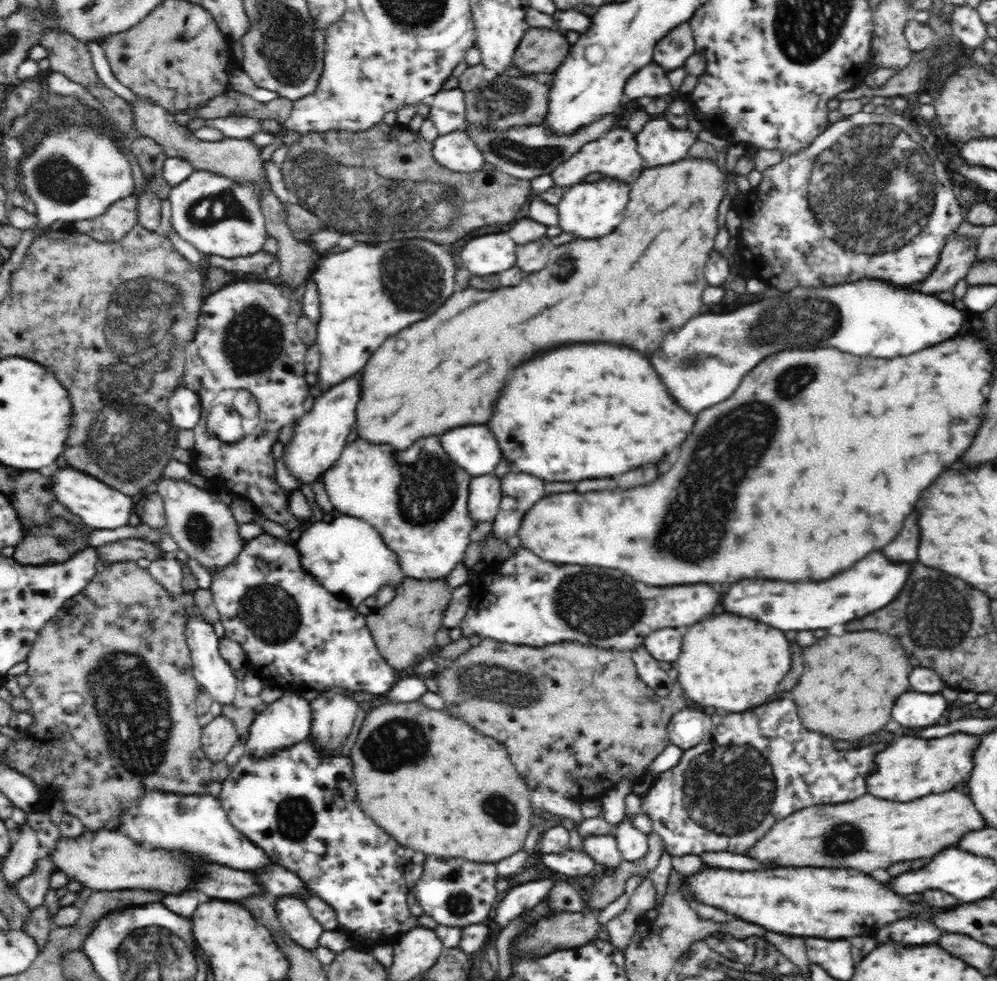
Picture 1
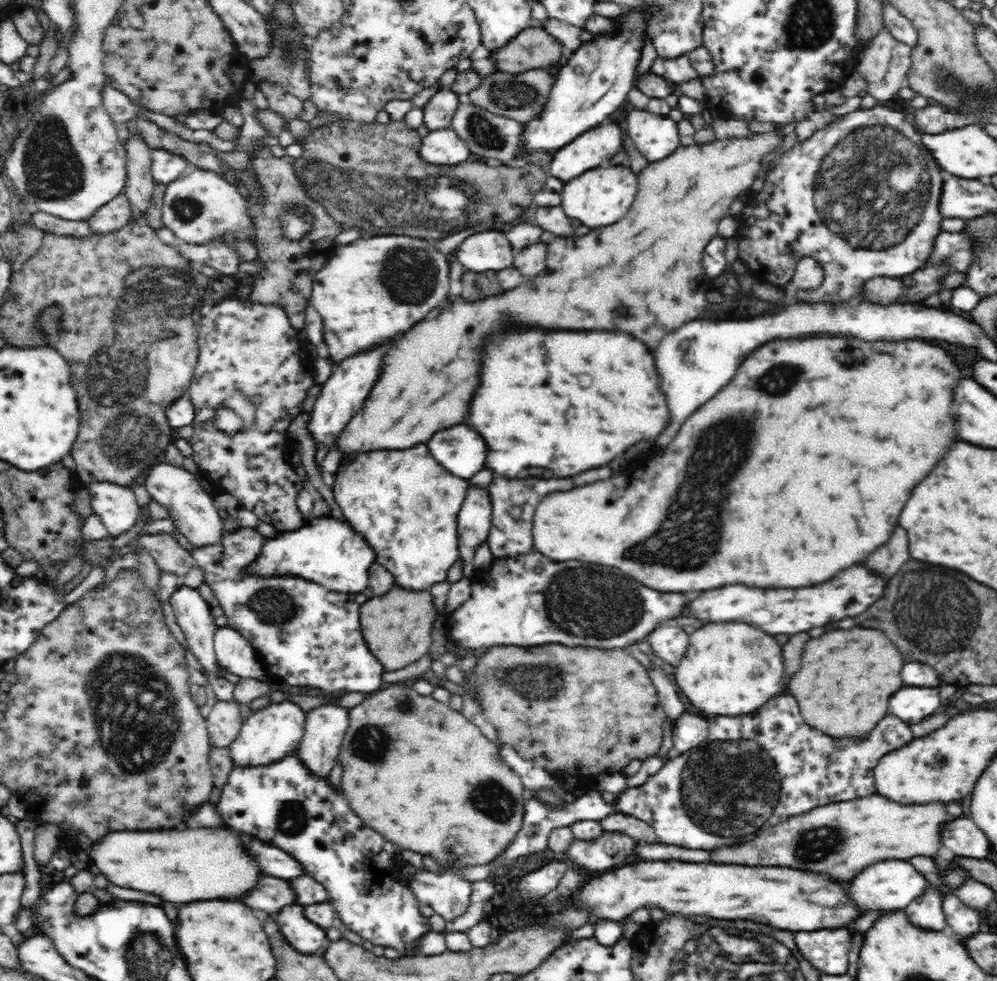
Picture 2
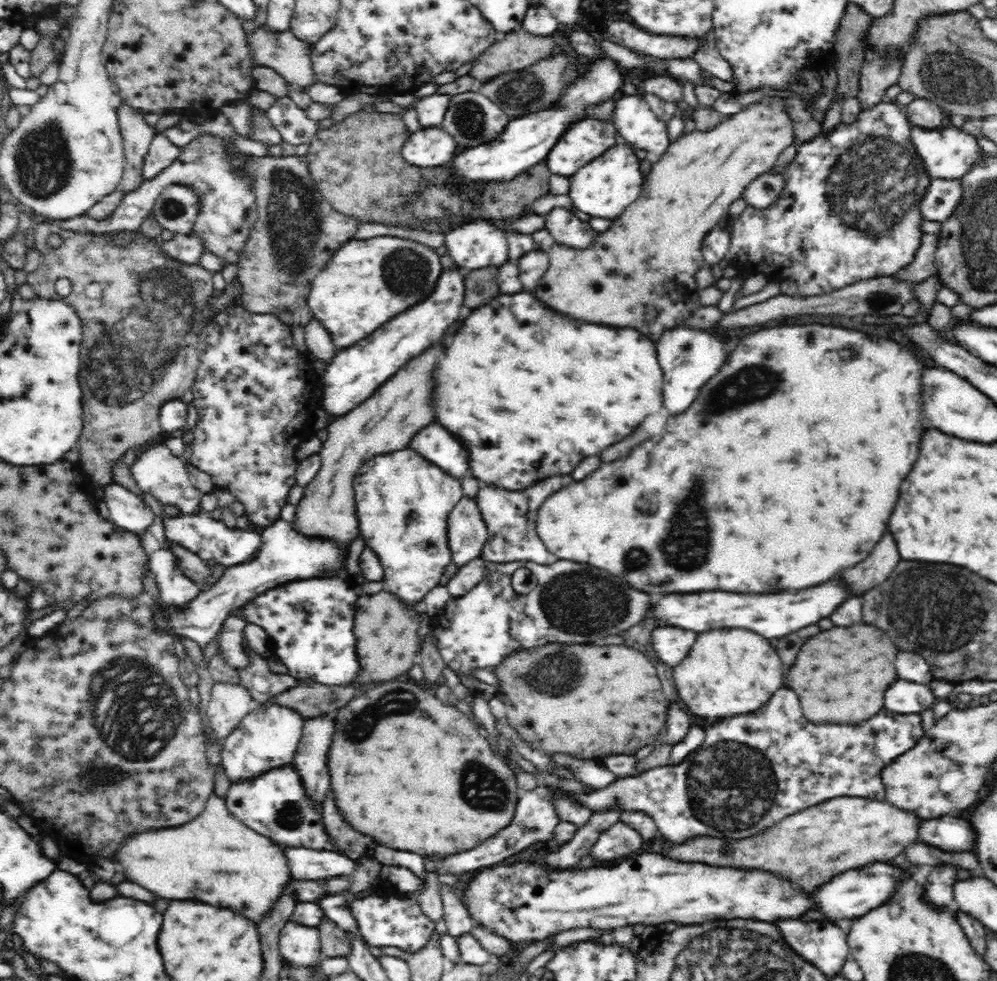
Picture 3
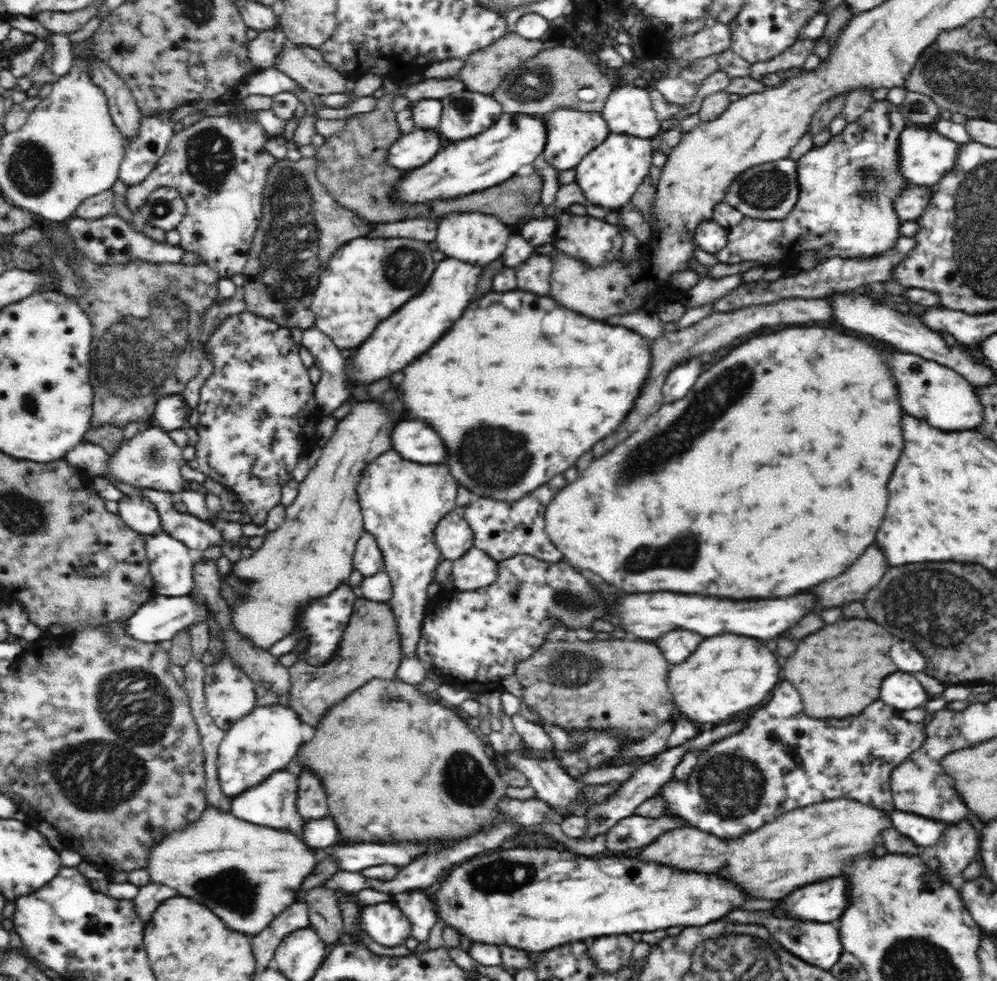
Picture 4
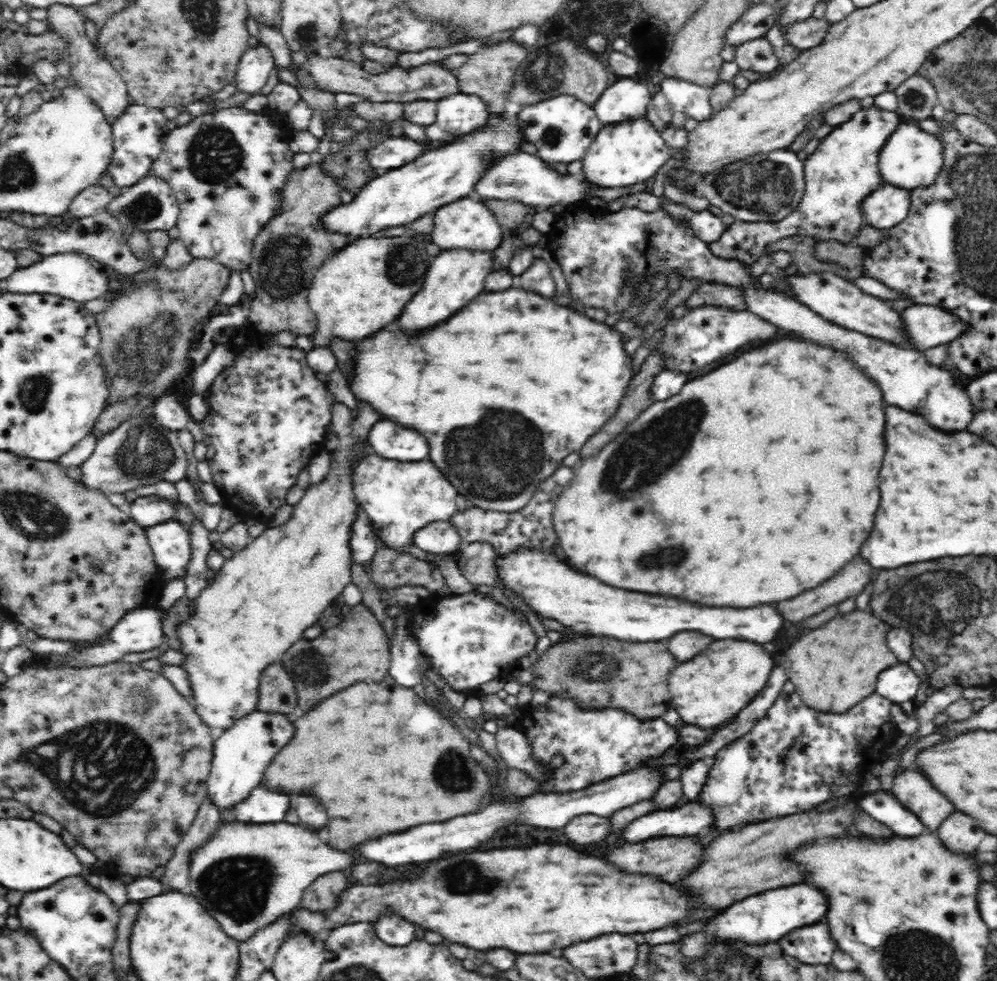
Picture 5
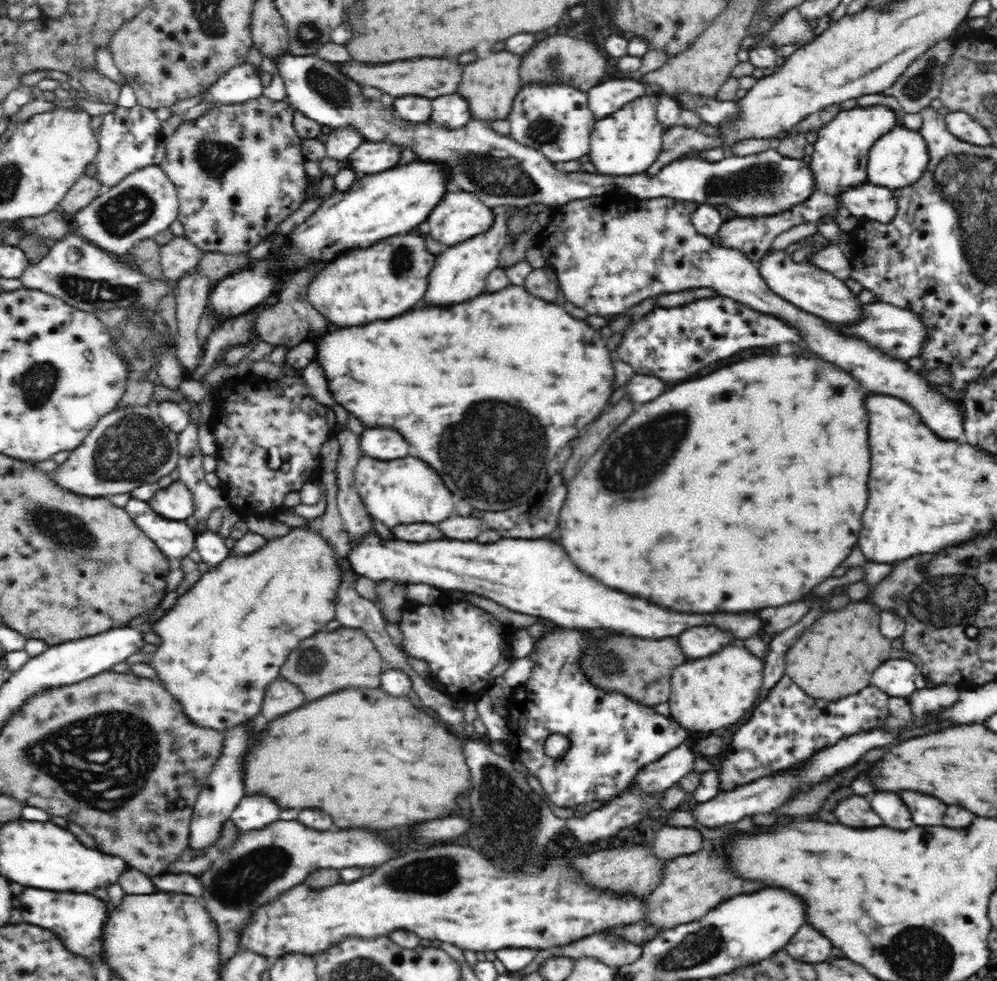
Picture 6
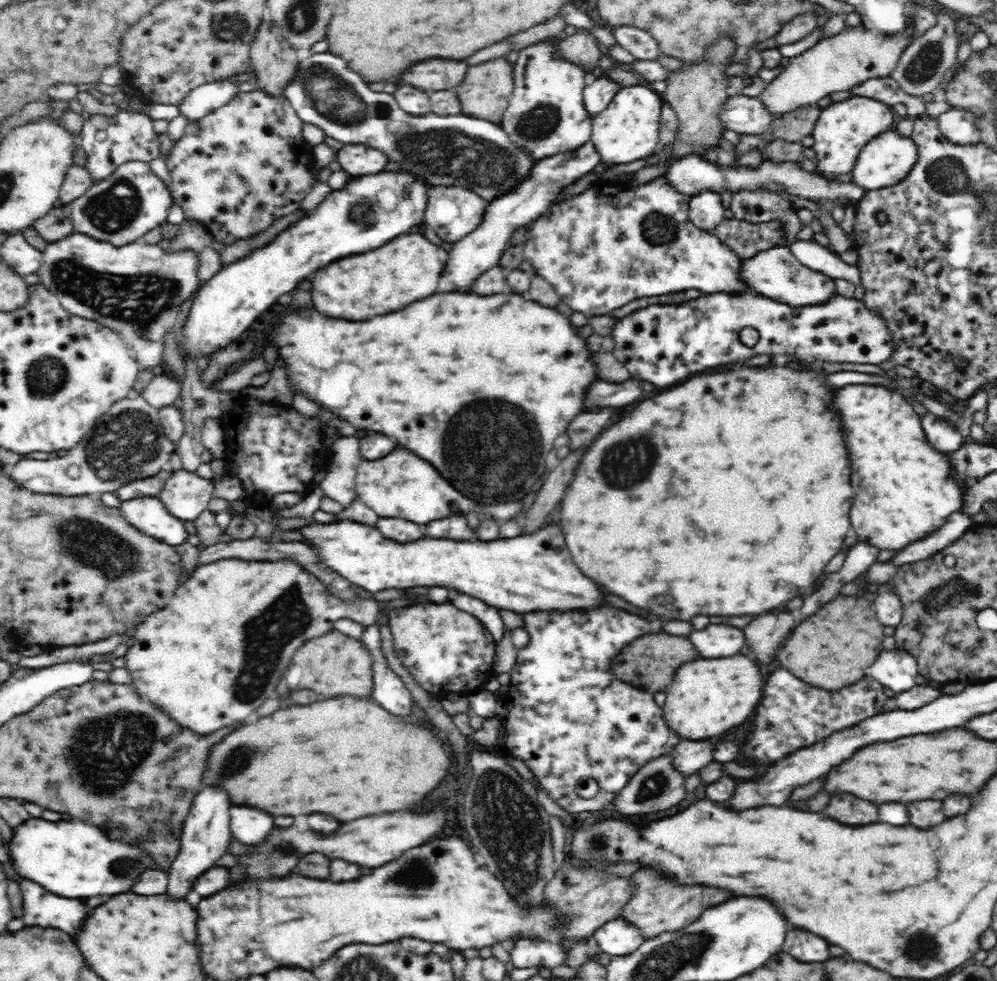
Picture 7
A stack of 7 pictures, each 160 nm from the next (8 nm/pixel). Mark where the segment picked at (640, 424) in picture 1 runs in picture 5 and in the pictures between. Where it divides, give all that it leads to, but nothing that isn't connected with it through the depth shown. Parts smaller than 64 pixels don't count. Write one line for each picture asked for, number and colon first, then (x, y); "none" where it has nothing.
2: (550, 404)
3: (531, 392)
4: (510, 378)
5: (508, 358)

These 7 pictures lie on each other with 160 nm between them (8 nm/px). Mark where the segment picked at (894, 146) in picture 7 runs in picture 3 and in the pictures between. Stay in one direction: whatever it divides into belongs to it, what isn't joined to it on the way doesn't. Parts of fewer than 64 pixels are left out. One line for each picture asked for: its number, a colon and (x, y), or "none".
3: (950, 153)
4: (926, 156)
5: (912, 158)
6: (899, 158)

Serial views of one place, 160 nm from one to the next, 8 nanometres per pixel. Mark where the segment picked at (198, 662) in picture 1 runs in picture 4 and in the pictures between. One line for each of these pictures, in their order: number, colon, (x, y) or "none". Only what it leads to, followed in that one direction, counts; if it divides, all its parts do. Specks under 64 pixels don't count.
2: (193, 614)
3: (177, 590)
4: (170, 564)

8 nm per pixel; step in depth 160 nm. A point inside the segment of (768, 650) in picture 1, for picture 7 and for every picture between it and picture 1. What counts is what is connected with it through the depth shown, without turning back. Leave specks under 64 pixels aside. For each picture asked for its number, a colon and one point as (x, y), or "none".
2: (731, 669)
3: (720, 677)
4: (725, 676)
5: (714, 686)
6: (708, 694)
7: (706, 698)

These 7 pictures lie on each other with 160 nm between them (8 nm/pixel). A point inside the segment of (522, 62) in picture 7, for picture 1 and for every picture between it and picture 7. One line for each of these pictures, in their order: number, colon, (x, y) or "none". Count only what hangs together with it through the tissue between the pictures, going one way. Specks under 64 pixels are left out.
1: (615, 156)
2: (602, 143)
3: (584, 141)
4: (572, 134)
5: (562, 128)
6: (556, 120)

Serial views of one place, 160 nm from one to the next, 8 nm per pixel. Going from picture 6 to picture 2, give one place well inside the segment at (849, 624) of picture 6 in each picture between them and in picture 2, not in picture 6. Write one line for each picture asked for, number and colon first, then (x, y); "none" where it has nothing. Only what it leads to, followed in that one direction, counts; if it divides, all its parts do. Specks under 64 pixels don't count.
2: (864, 664)
3: (840, 675)
4: (837, 671)
5: (852, 650)

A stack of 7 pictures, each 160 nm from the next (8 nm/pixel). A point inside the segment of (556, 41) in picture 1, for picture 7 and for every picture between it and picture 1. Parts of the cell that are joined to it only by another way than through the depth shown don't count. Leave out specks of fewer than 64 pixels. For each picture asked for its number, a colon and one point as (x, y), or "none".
2: (533, 48)
3: (519, 49)
4: (482, 72)
5: (489, 74)
6: (490, 86)
7: (485, 94)

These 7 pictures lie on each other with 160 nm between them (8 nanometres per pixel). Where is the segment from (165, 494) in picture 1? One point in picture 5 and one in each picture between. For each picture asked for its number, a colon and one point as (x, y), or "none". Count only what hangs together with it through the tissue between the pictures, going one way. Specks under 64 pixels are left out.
2: (193, 511)
3: (158, 472)
4: (151, 460)
5: (139, 452)

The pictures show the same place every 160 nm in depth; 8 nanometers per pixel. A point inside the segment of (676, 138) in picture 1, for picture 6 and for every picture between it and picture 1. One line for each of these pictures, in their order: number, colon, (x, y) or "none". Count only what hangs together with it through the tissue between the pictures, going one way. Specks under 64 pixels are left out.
2: (655, 136)
3: (635, 123)
4: (629, 110)
5: (624, 100)
6: (606, 97)

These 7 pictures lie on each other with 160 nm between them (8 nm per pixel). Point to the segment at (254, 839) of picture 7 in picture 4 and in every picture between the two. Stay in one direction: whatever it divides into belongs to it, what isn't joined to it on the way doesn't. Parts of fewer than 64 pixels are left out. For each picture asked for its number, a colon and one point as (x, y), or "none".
4: (272, 802)
5: (261, 806)
6: (252, 813)

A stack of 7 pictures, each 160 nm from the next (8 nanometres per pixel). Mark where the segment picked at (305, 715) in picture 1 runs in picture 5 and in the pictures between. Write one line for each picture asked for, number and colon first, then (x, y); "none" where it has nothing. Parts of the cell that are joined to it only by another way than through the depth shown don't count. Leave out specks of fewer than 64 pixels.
2: (270, 733)
3: (267, 738)
4: (263, 741)
5: (241, 752)

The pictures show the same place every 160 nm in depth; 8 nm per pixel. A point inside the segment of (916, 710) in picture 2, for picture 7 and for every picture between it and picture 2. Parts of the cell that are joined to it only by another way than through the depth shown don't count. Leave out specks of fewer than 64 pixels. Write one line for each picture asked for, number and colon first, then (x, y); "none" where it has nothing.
3: (903, 697)
4: (902, 691)
5: (899, 683)
6: (896, 677)
7: (897, 670)

